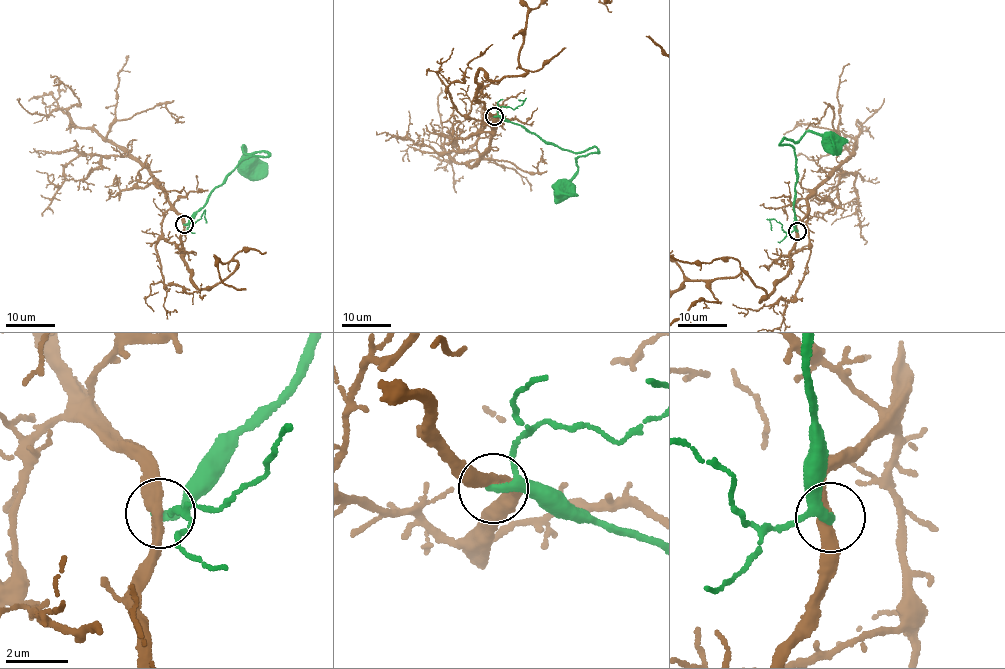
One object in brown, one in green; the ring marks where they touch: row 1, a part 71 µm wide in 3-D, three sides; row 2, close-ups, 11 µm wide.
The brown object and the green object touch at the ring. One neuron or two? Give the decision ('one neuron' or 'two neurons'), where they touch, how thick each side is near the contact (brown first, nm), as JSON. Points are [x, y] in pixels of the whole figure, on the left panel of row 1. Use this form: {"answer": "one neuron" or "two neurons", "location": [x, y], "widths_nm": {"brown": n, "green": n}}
{"answer": "one neuron", "location": [184, 224], "widths_nm": {"brown": 360, "green": 190}}

